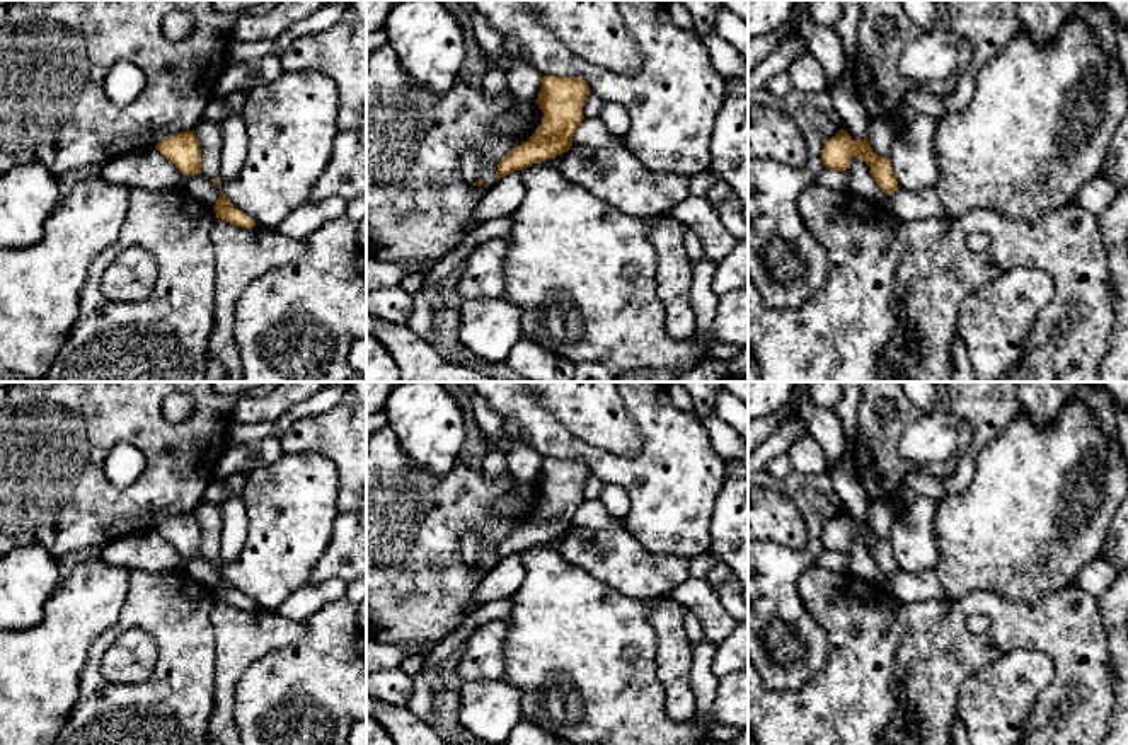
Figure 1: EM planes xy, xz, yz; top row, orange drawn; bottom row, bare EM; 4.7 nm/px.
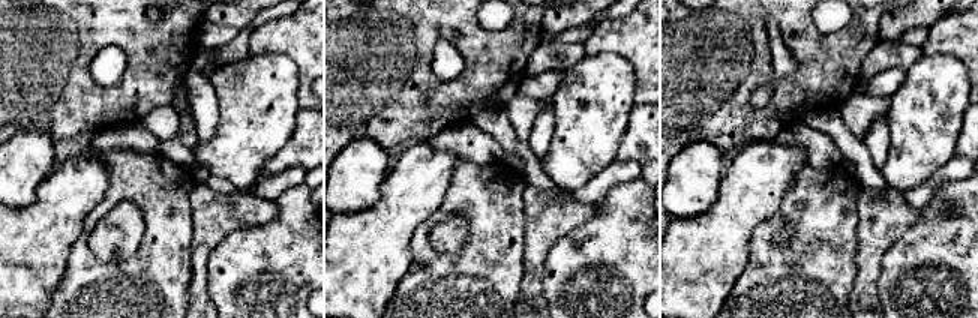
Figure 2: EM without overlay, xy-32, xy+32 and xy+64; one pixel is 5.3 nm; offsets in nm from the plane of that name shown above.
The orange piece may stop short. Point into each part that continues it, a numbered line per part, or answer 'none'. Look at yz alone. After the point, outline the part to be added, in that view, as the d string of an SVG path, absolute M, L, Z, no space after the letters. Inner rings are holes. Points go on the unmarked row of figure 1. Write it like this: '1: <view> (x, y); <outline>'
none

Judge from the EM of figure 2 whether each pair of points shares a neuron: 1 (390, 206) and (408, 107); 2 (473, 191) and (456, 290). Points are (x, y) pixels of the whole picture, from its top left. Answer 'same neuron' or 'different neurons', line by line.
1: different neurons
2: same neuron

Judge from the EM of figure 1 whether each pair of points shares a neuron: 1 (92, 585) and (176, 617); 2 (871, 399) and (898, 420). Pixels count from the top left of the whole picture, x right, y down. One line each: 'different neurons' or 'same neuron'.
1: different neurons
2: same neuron

